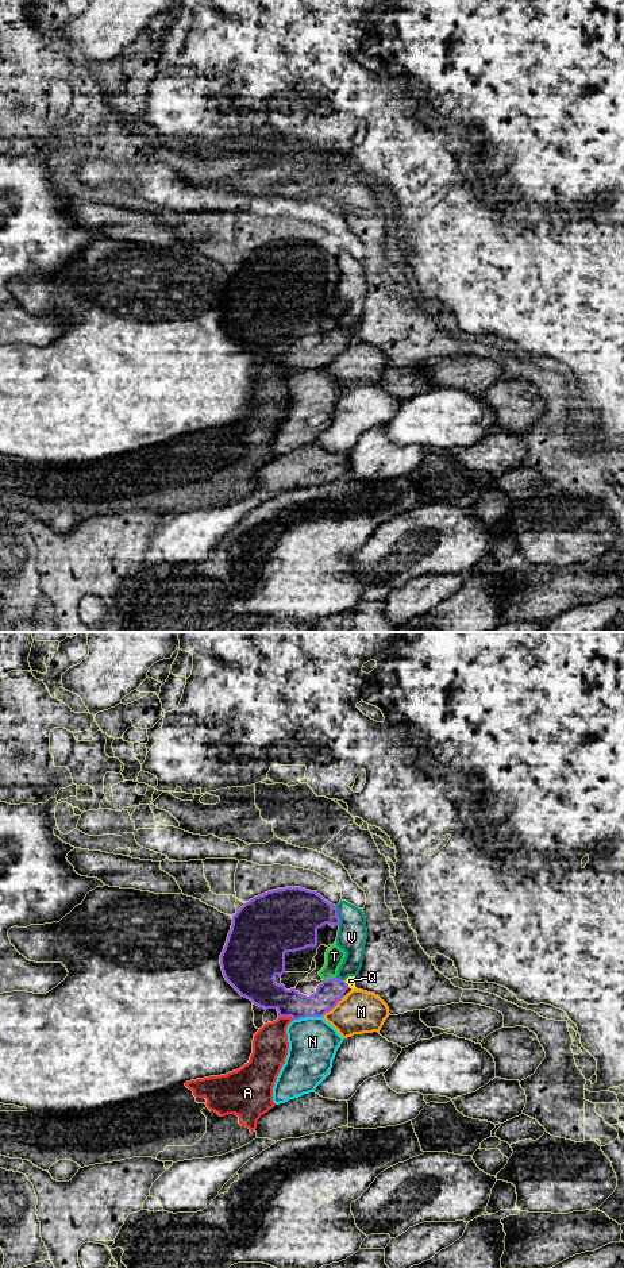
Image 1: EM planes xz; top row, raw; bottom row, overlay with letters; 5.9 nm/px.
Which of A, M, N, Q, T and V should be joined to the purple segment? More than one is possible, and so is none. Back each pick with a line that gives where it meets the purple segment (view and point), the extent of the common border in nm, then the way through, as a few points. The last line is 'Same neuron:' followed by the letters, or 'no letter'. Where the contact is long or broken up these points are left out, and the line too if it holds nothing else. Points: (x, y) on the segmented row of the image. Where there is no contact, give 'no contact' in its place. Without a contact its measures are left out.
Q: meets purple in xz at (347, 985); contact 60 nm long; runs through xz (327, 995), (335, 987), (347, 985), (350, 981)
Same neuron: Q

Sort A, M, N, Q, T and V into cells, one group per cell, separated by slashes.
A T / M / N / Q / V

